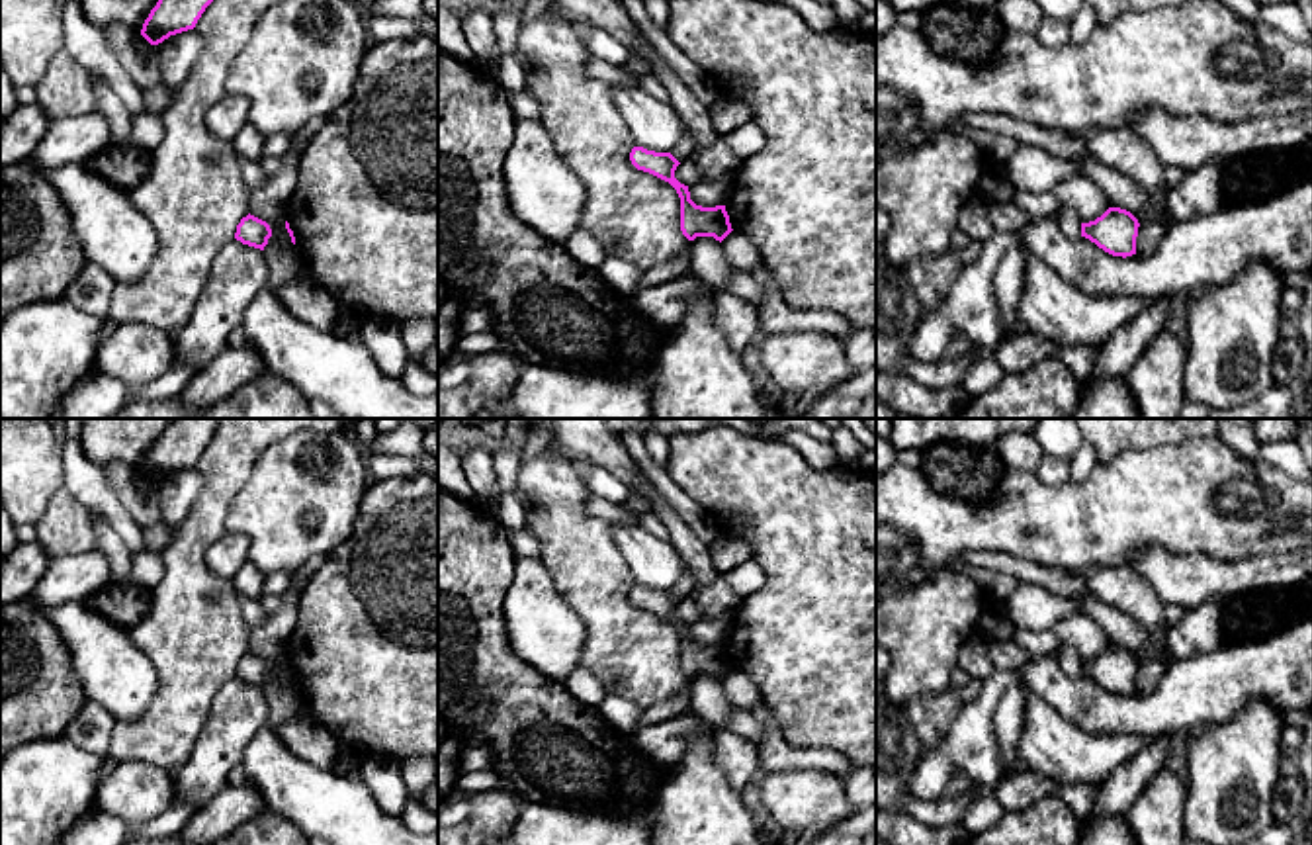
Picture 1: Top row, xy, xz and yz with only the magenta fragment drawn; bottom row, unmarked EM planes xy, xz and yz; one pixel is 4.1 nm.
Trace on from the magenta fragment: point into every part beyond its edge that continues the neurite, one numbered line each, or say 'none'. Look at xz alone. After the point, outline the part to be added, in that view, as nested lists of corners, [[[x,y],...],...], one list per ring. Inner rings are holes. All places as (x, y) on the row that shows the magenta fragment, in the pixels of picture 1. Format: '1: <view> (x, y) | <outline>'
none

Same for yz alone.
none

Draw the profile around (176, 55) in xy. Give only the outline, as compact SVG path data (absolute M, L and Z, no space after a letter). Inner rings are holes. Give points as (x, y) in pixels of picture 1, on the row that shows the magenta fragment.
M196 29L170 35L162 43L158 43L156 55L166 82L174 86L182 84L203 47L205 39Z

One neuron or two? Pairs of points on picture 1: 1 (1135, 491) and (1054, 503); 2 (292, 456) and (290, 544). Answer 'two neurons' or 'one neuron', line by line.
1: one neuron
2: one neuron

